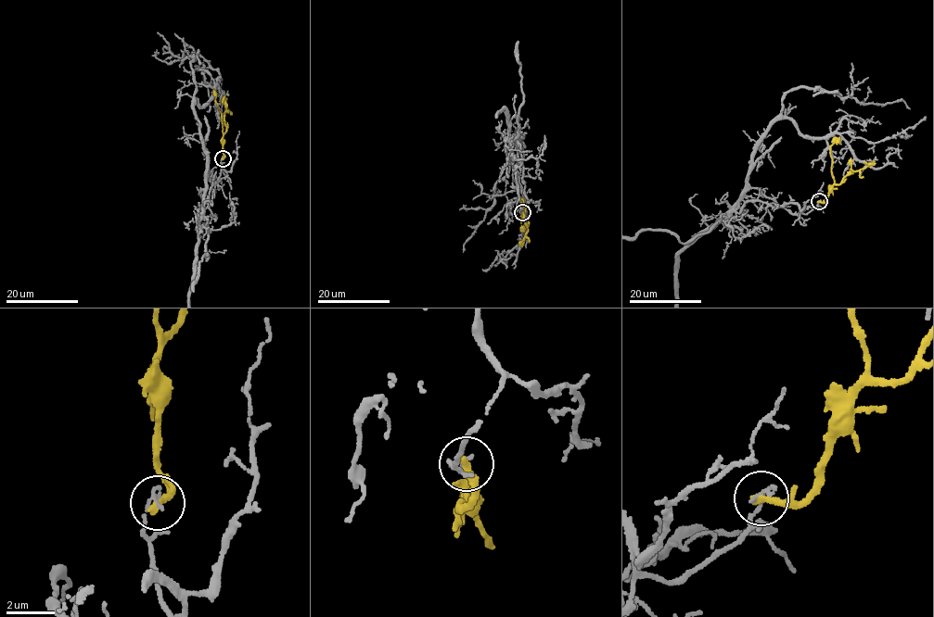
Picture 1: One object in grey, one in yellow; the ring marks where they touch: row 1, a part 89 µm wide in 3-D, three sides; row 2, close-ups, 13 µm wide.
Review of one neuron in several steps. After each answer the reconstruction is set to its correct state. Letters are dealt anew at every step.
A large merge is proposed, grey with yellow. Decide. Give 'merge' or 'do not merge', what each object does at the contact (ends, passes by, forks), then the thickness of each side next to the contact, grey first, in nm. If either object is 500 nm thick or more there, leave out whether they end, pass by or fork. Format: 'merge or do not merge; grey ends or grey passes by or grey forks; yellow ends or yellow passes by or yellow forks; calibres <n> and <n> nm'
do not merge; grey ends; yellow ends; calibres 190 and 320 nm

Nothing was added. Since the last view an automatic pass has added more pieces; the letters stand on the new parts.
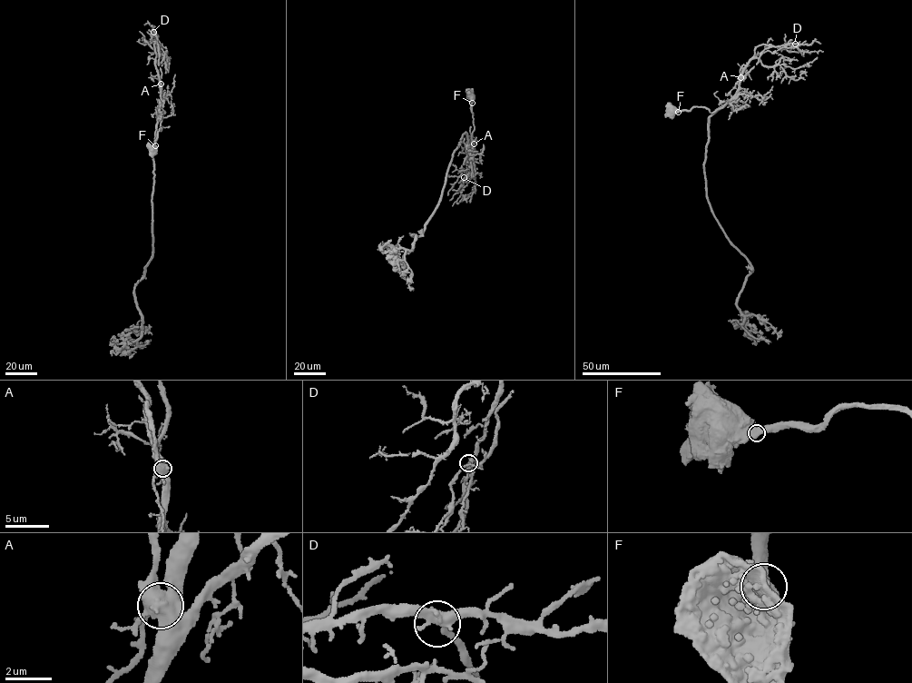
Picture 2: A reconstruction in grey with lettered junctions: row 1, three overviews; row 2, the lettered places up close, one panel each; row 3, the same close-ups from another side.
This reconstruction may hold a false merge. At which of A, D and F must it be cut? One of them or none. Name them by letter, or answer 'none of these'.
A

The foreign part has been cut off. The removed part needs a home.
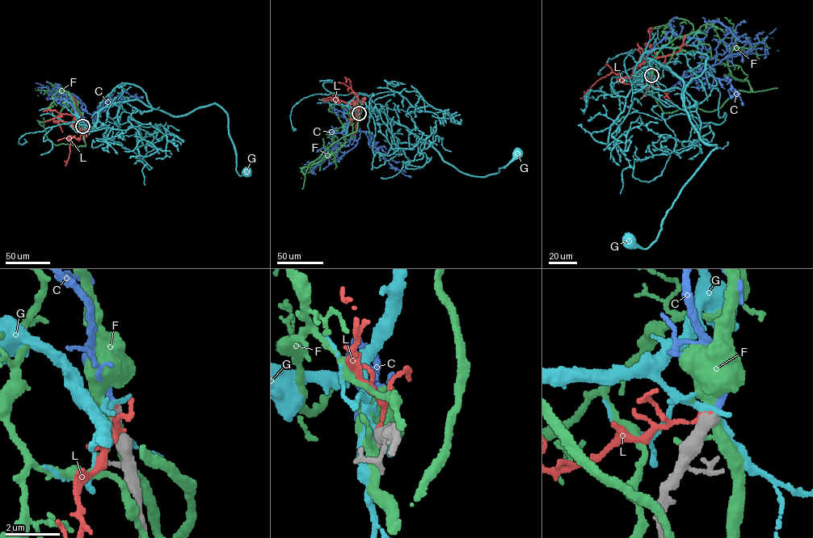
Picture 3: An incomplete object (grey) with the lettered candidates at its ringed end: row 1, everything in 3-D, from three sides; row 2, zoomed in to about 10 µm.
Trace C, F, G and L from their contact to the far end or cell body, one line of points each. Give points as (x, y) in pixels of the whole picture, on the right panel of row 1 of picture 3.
C: (651, 75), (647, 55), (668, 31), (704, 38), (717, 20), (751, 48), (683, 74), (728, 81), (743, 102)
F: (651, 76), (665, 113), (710, 111), (736, 91), (751, 90), (711, 56), (687, 20), (656, 28)
G: (651, 75), (633, 77), (655, 61), (680, 78), (689, 119), (717, 148), (657, 239), (645, 249), (629, 236)
L: (651, 75), (638, 79), (634, 72), (639, 65), (657, 56), (649, 43), (650, 45), (646, 43), (649, 44)

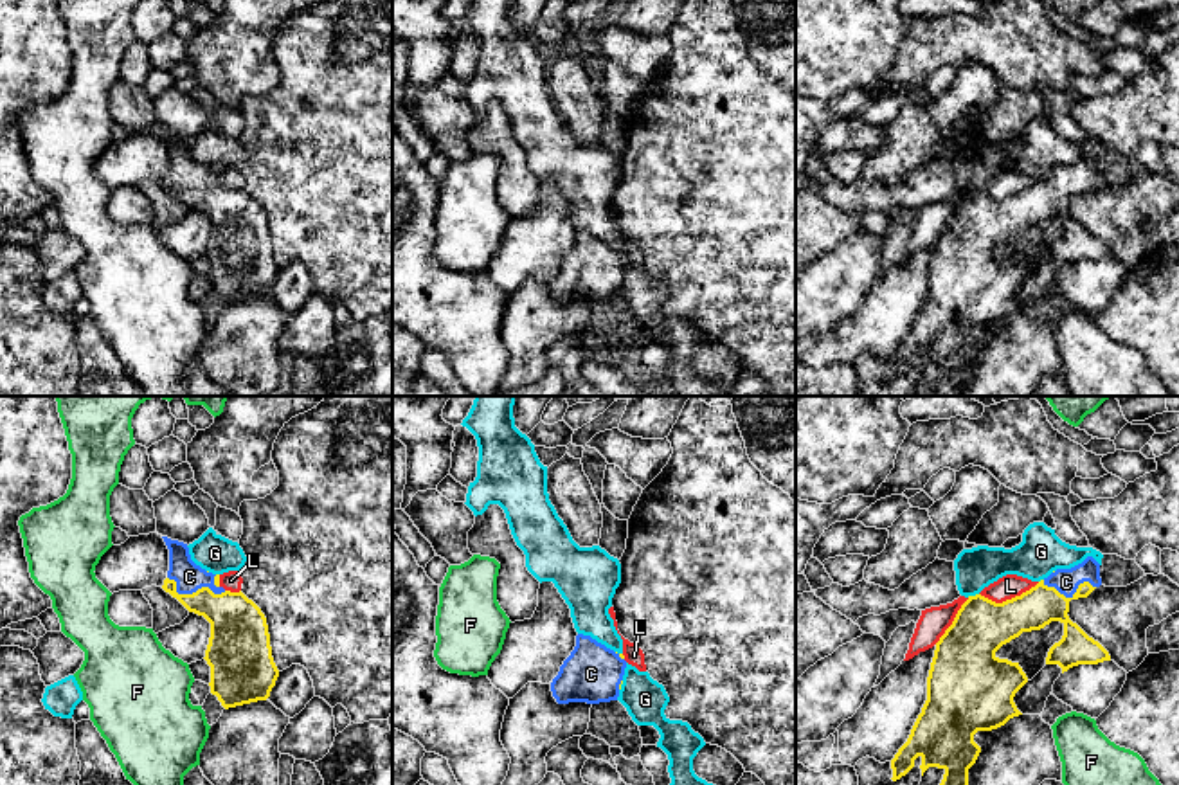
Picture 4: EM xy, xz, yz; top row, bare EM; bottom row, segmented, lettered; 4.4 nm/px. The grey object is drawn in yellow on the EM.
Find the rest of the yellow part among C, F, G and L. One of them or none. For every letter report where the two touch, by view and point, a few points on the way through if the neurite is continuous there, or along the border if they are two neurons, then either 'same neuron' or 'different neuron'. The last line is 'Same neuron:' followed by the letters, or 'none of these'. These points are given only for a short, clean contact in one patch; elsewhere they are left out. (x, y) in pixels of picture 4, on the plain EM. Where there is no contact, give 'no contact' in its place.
C: xy (193, 189) | across xy (238, 222), (213, 198), (193, 189), (189, 173) | same neuron
F: no contact | different neuron
G: yz (972, 193) | different neuron
L: yz (1008, 197) | different neuron
Same neuron: C

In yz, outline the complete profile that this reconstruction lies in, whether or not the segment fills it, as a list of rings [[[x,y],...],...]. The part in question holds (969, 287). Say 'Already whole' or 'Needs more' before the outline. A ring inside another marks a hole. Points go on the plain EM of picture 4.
Needs more. [[[1087,153],[1003,200],[968,193],[936,239],[927,297],[907,338],[891,356],[891,376],[905,373],[920,353],[922,373],[929,364],[945,367],[938,396],[961,396],[968,365],[981,349],[974,331],[1022,311],[1013,293],[1028,274],[1019,259],[995,252],[1022,229],[1040,227],[1051,218],[1064,221],[1062,236],[1046,254],[1046,261],[1058,261],[1062,270],[1078,261],[1111,257],[1109,248],[1067,212],[1071,196],[1087,194],[1100,182],[1100,160]]]

